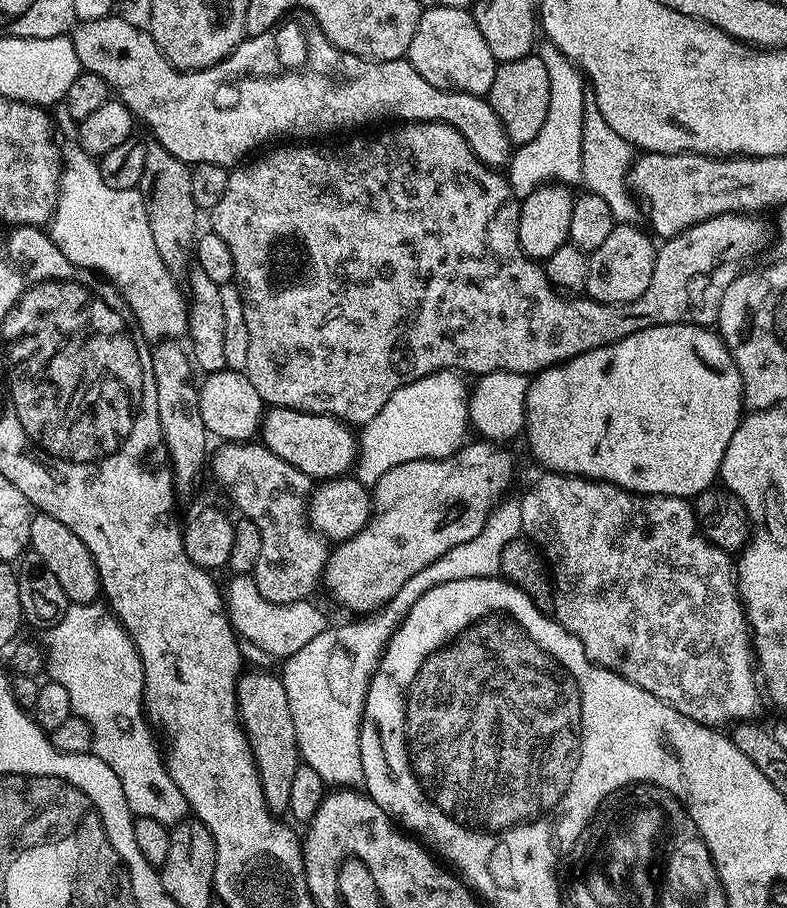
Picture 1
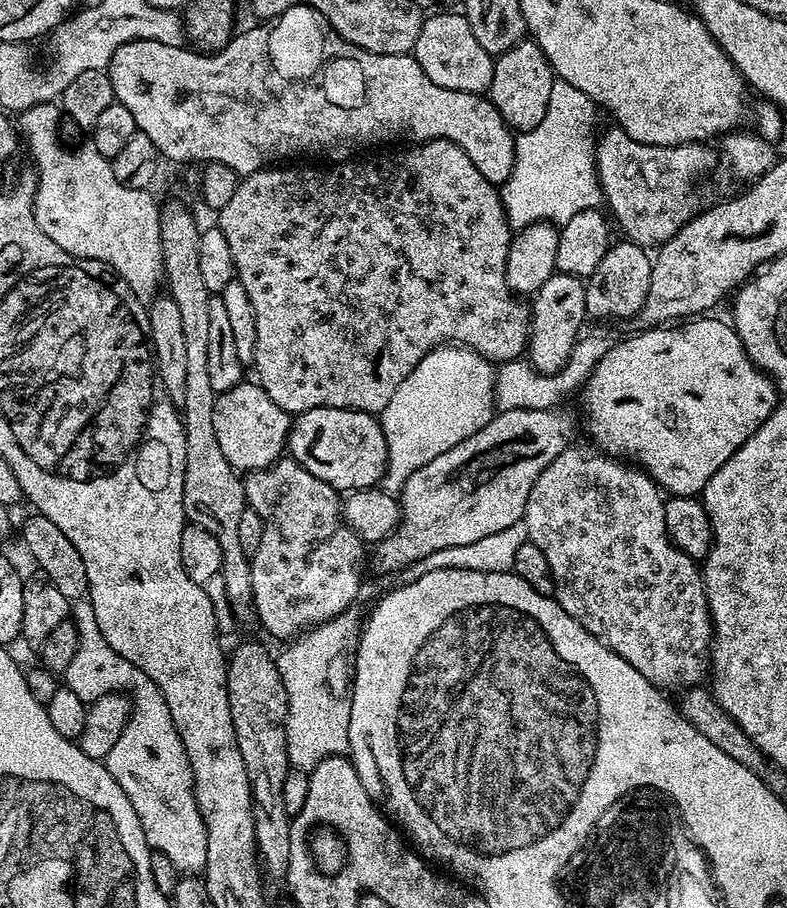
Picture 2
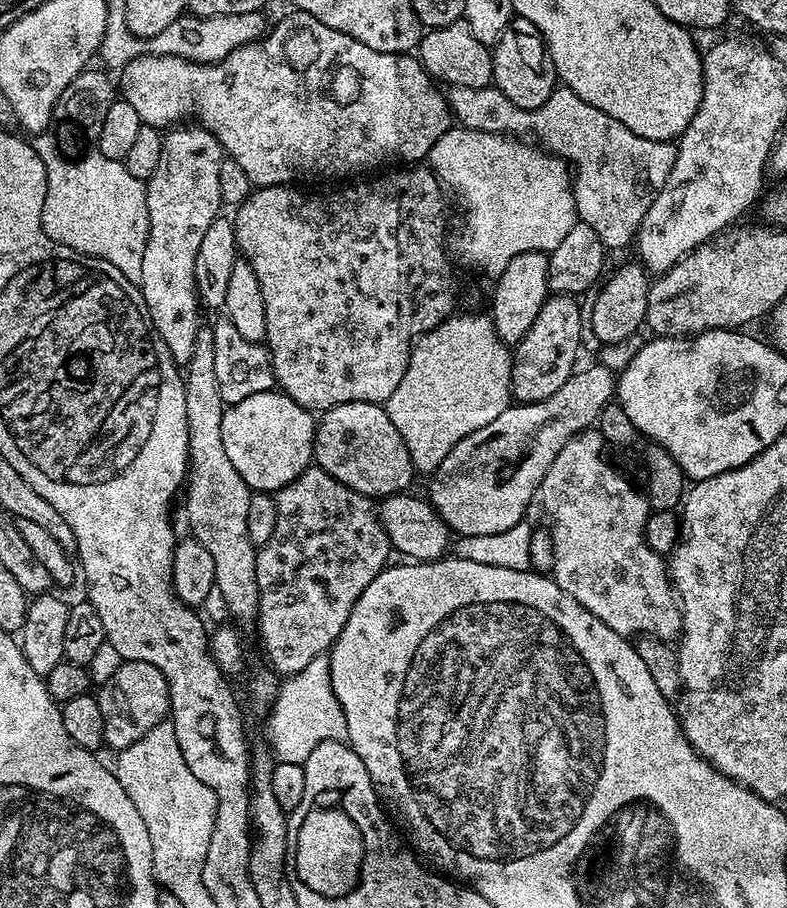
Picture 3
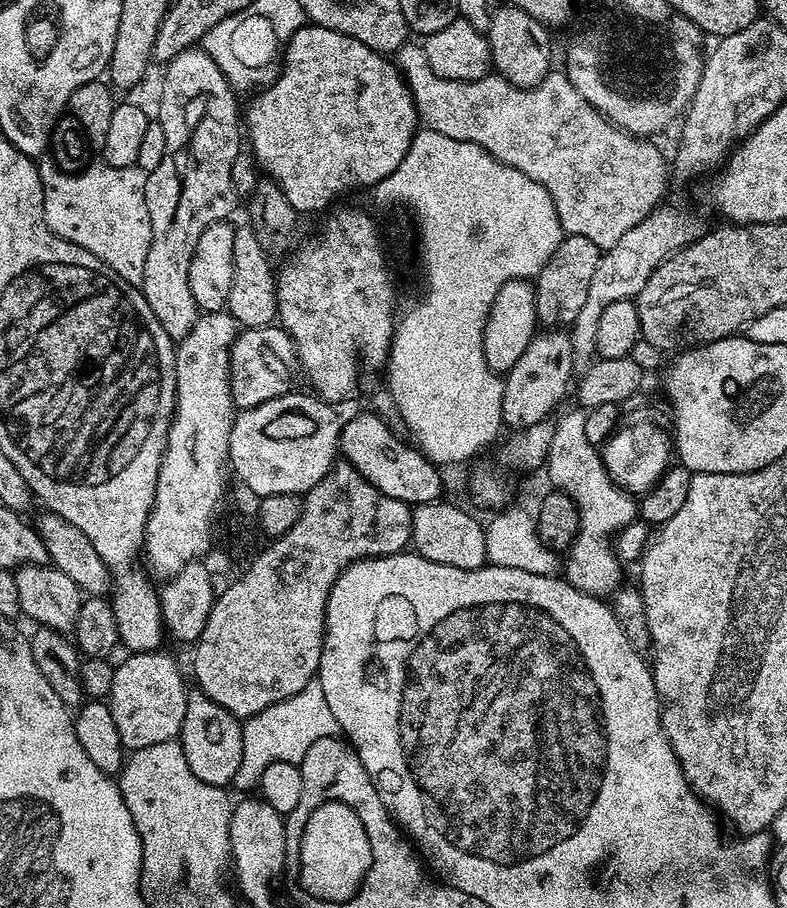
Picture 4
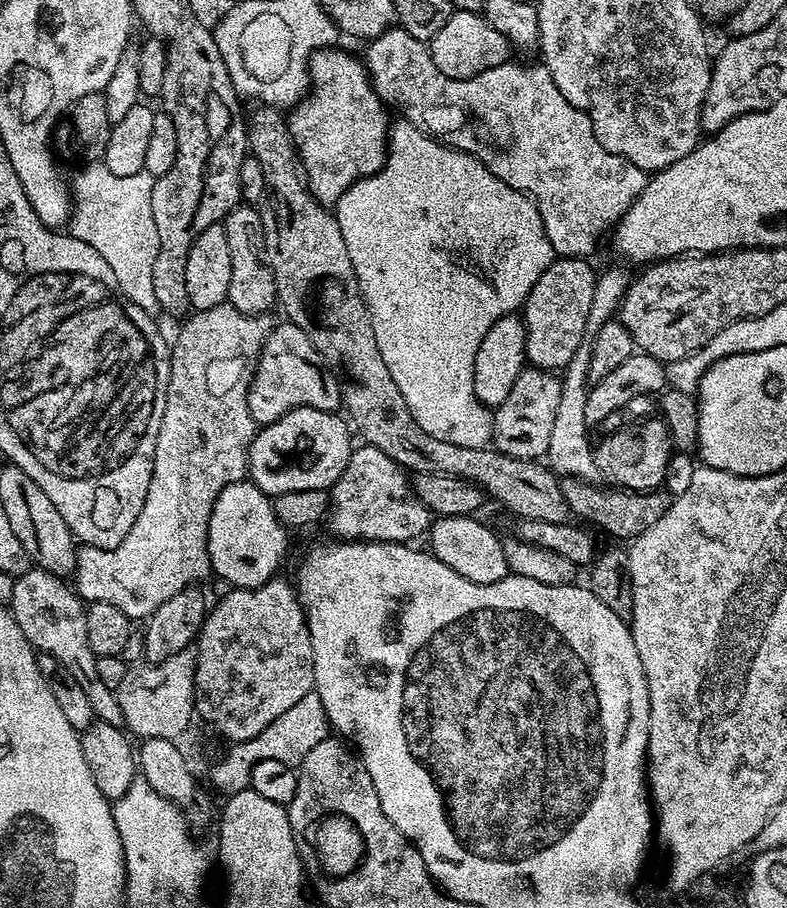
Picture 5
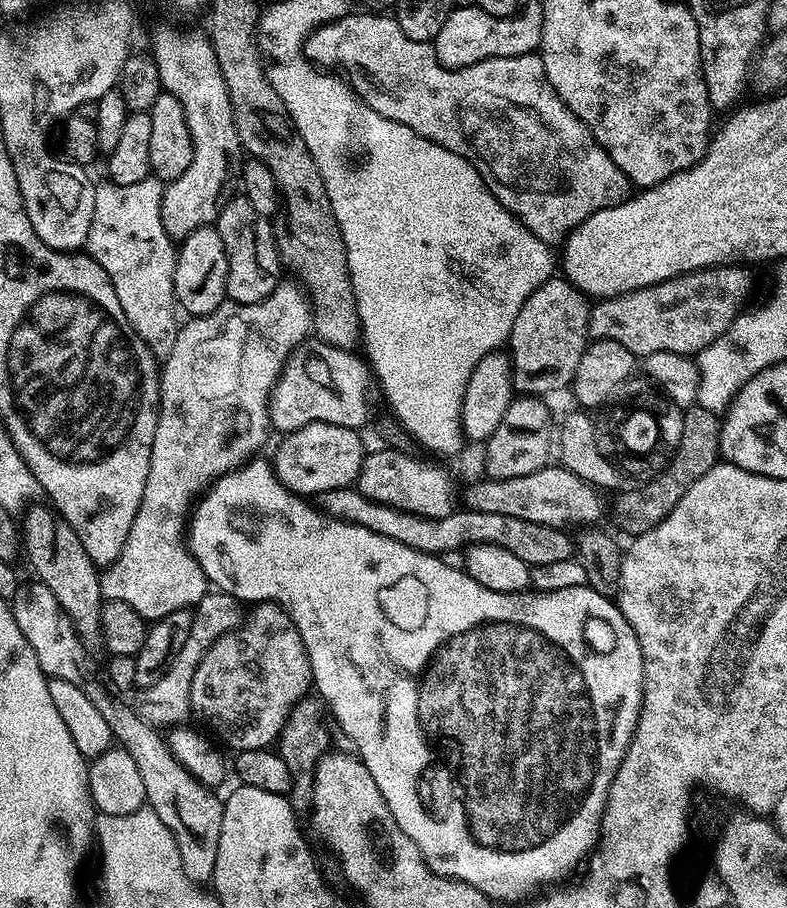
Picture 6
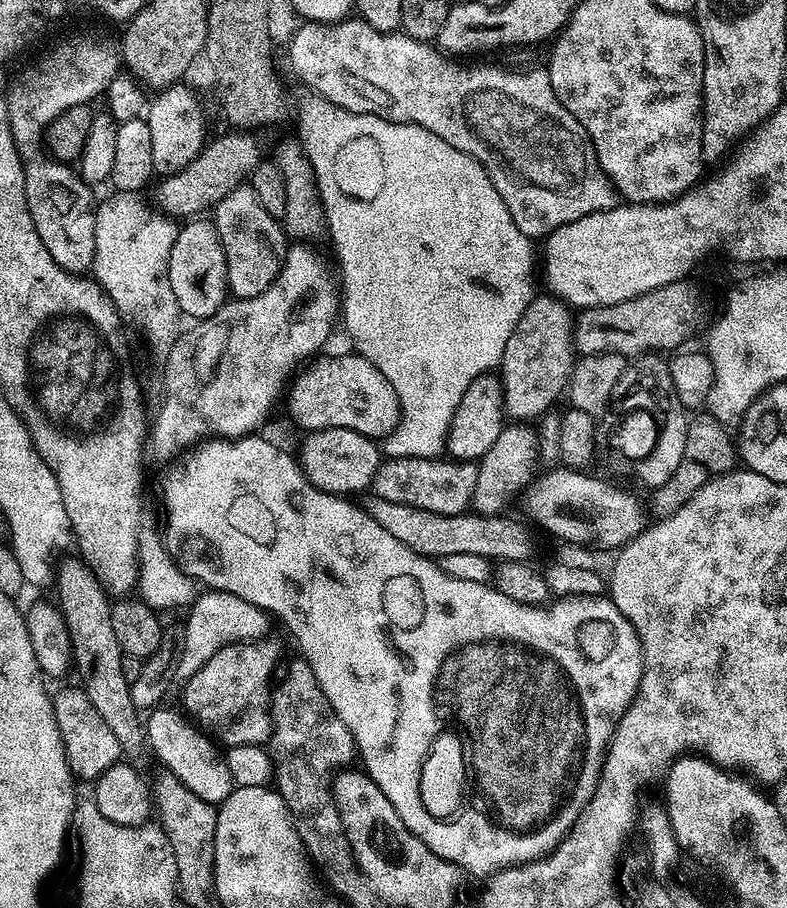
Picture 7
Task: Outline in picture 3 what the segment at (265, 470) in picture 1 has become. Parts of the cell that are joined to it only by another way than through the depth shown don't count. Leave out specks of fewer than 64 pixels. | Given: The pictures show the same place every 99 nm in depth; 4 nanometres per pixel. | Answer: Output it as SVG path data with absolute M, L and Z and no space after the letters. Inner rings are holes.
M310 466L298 478L294 478L294 482L279 488L274 494L274 499L278 510L278 522L274 526L274 534L270 538L270 542L259 545L256 554L256 577L258 578L258 594L260 595L258 629L260 628L260 640L264 643L264 652L268 655L269 661L267 660L267 663L273 672L287 678L298 670L302 670L302 666L308 666L314 658L325 655L331 649L336 639L342 634L342 630L347 626L350 610L354 610L354 606L359 602L362 590L366 590L366 586L370 586L370 582L374 582L374 578L378 578L378 574L389 567L388 555L393 555L394 549L386 530L380 524L380 513L373 497L363 496L350 490L350 486L338 482L338 478L326 474L326 470Z

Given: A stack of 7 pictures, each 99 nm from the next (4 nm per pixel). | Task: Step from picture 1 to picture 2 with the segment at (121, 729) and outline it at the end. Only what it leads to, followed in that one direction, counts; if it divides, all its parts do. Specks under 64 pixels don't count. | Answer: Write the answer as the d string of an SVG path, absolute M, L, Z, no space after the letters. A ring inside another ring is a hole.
M85 598L75 601L71 605L70 616L78 630L78 654L74 654L70 666L66 666L62 674L63 683L70 690L74 690L78 698L86 702L102 698L107 692L128 693L132 701L132 716L126 722L118 742L114 742L114 750L110 750L110 754L103 760L104 767L108 769L114 782L122 786L126 798L130 798L130 806L134 806L134 814L138 814L138 822L142 822L142 830L146 834L149 848L166 854L166 858L174 862L177 873L203 873L208 845L204 815L200 813L196 801L196 783L192 777L192 767L188 761L184 743L174 726L174 718L170 718L170 706L166 706L166 698L162 690L142 669L134 666L126 658L122 658L122 654L118 654L118 650L114 650L110 642L106 642L102 630L98 630L91 600Z

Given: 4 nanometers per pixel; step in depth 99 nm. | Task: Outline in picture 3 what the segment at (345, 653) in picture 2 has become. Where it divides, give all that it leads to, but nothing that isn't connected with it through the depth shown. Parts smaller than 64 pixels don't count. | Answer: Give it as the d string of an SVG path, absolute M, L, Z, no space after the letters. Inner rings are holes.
M327 655L314 658L308 666L302 666L302 670L298 670L292 676L287 677L279 685L276 699L270 705L272 713L268 716L268 741L266 741L273 757L279 762L294 762L303 765L306 758L310 758L314 746L319 746L320 743L327 740L347 741L346 714L334 692L328 661Z

